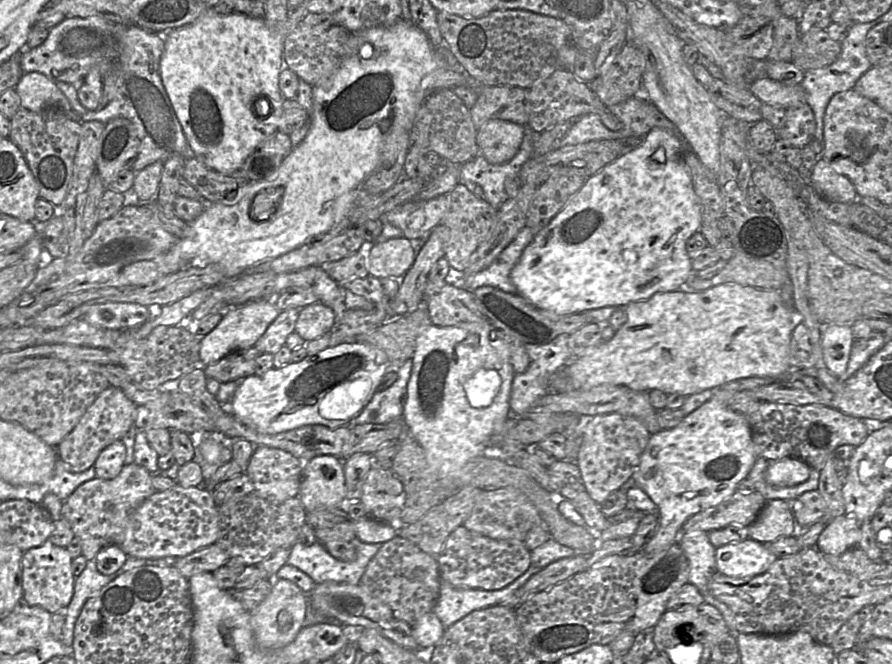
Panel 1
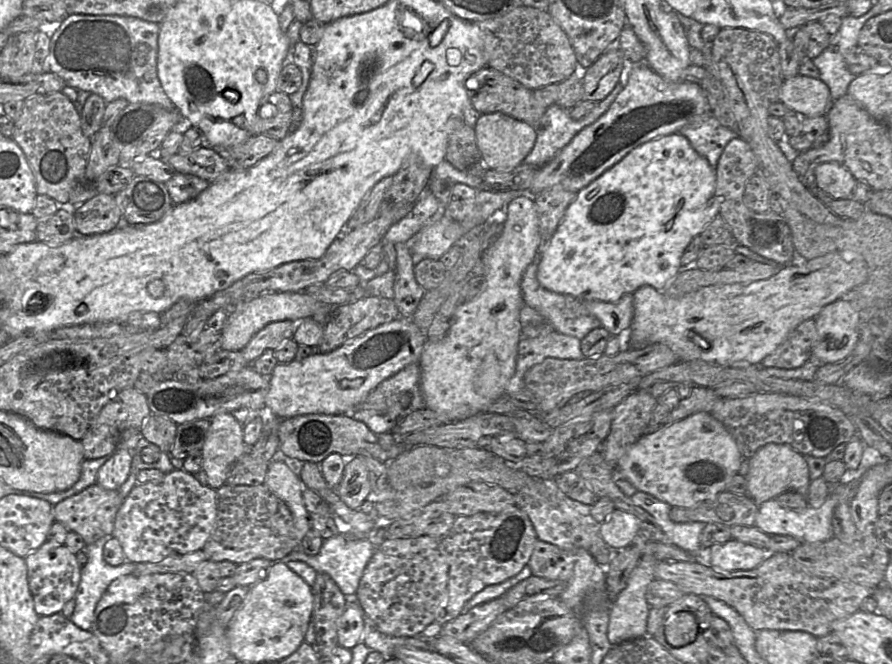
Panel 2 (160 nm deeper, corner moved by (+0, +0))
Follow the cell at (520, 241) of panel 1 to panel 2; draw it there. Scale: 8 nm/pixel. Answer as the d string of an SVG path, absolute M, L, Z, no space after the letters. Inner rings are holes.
M537 248L533 261L527 266L521 280L521 292L525 304L537 310L551 325L552 330L579 340L583 339L590 331L600 327L601 322L587 310L582 300L571 295L552 292L544 288L537 279L537 268L543 254L543 248Z

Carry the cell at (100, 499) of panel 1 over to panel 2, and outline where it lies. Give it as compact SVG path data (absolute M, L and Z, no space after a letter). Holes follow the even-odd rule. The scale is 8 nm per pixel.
M95 483L53 507L55 522L65 525L69 531L80 534L86 545L102 537L113 537L114 522L124 499L118 490L107 490Z

